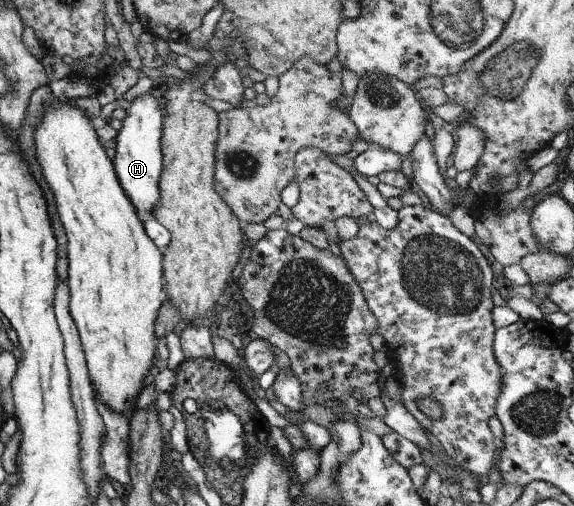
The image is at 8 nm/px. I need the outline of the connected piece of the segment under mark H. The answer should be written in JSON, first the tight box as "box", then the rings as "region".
{"box":[112,92,163,213],"region":[[[147,92],[131,101],[131,107],[126,109],[126,116],[121,120],[122,127],[117,131],[112,158],[113,171],[125,197],[135,207],[135,213],[149,213],[159,203],[157,181],[161,174],[162,155],[160,152],[160,137],[163,111],[159,109],[151,93]]]}

